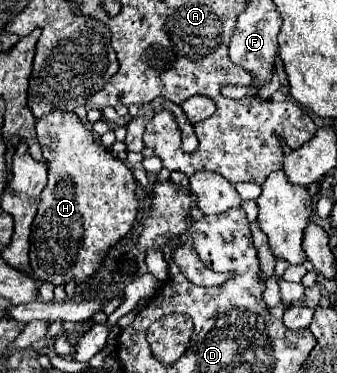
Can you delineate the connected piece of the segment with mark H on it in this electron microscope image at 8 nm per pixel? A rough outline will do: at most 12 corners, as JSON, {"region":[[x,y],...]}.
{"region":[[73,112],[37,122],[39,280],[83,284],[135,224],[135,178]]}

